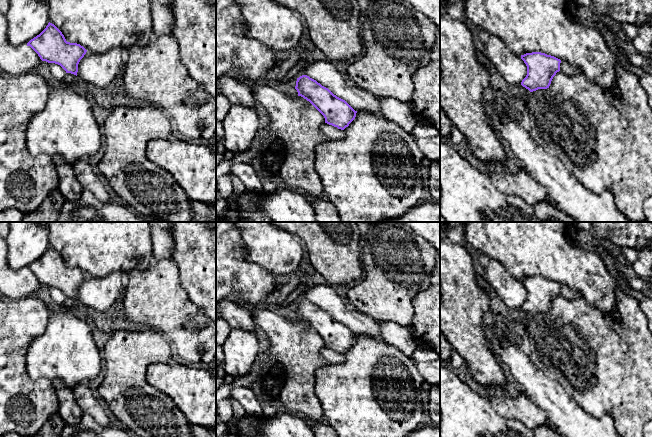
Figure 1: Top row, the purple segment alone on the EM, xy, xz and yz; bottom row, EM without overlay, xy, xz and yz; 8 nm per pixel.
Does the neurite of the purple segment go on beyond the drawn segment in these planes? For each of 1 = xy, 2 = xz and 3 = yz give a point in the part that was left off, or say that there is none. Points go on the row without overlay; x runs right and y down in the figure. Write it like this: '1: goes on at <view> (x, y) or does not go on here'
1: does not go on here
2: does not go on here
3: does not go on here

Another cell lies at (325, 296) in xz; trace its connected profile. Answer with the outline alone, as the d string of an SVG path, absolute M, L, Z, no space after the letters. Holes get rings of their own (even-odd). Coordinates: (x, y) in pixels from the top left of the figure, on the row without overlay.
M323 283L307 288L305 299L328 312L334 319L345 324L355 335L365 335L383 340L378 321L345 303L335 287Z

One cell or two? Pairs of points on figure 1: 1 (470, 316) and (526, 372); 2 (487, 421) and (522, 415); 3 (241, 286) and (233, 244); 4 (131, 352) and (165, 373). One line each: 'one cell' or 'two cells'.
1: two cells
2: two cells
3: one cell
4: two cells

